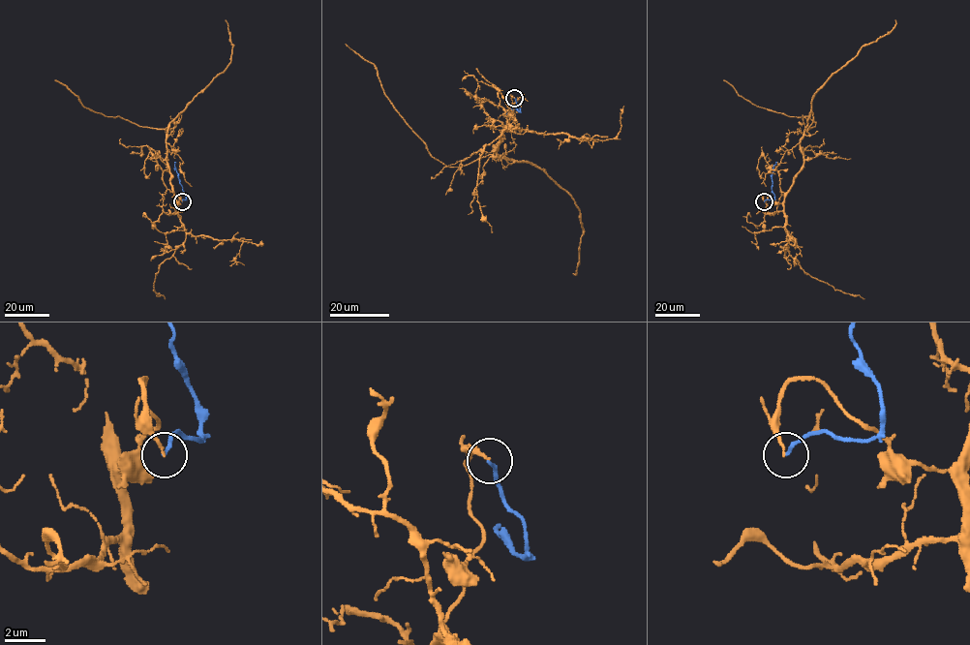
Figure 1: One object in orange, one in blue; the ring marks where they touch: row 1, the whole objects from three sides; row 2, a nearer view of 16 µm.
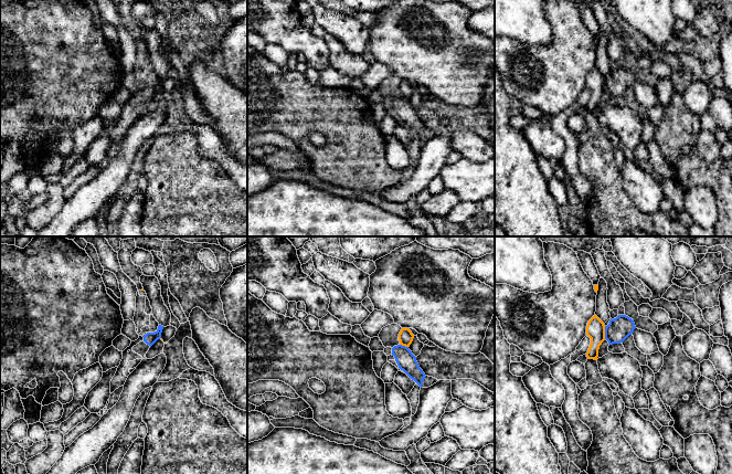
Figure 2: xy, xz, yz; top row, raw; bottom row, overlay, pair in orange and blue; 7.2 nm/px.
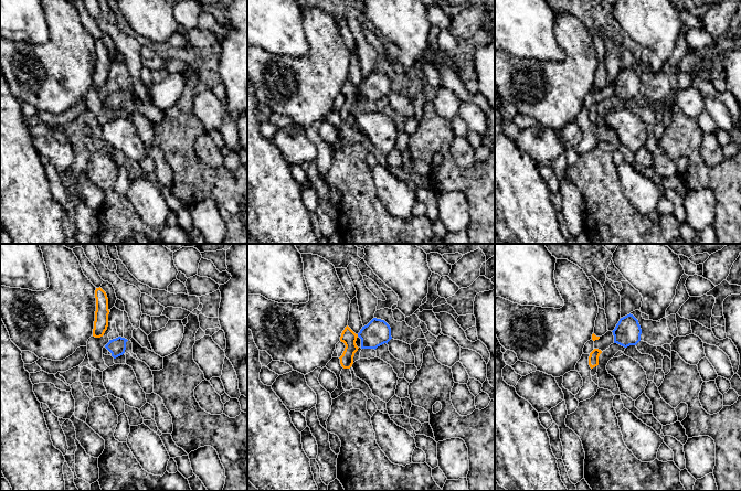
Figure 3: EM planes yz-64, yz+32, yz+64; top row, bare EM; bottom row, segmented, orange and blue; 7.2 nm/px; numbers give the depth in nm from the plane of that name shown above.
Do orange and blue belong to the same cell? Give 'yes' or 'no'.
no

